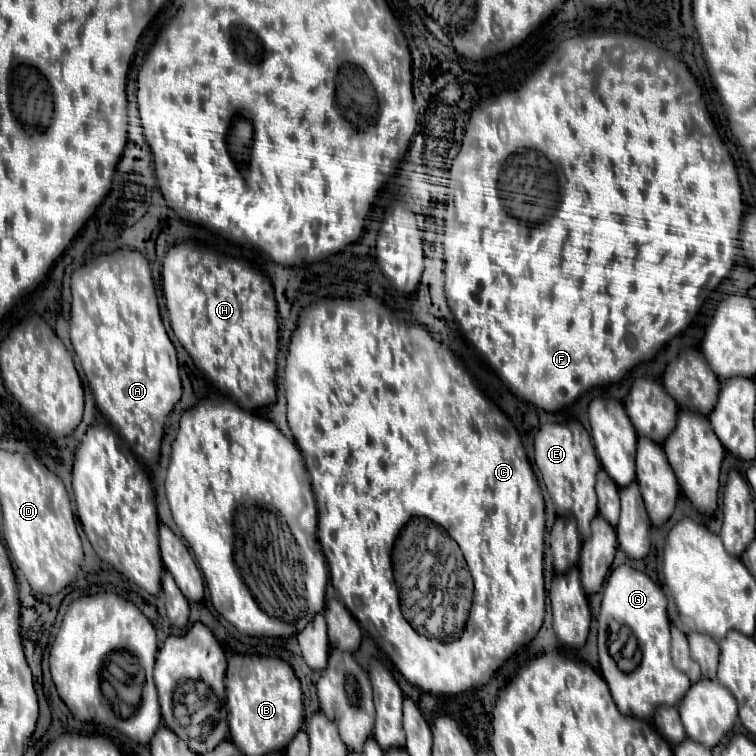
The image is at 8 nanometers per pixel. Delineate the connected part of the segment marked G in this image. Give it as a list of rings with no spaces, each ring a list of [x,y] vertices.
[[[630,565],[616,567],[604,587],[598,615],[598,657],[602,677],[608,681],[612,699],[624,715],[648,719],[654,715],[658,705],[678,705],[684,693],[690,689],[688,675],[676,669],[670,657],[670,621],[666,615],[666,597],[646,573]]]

